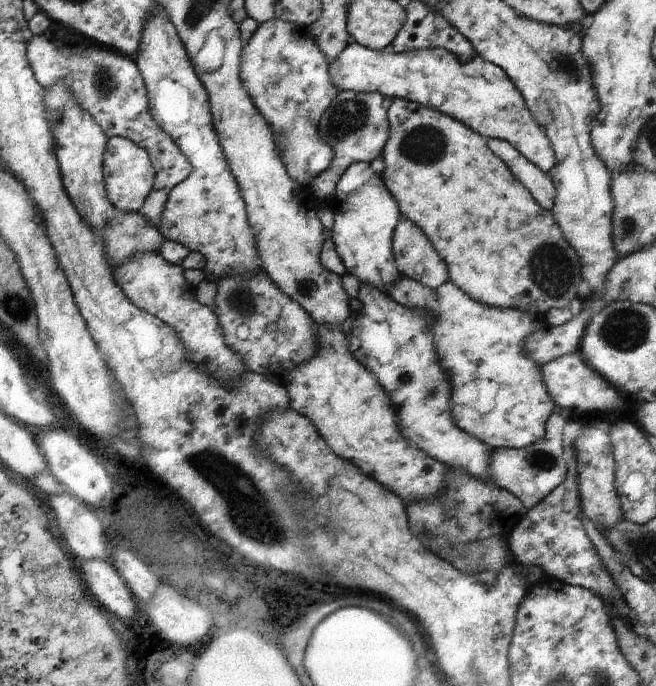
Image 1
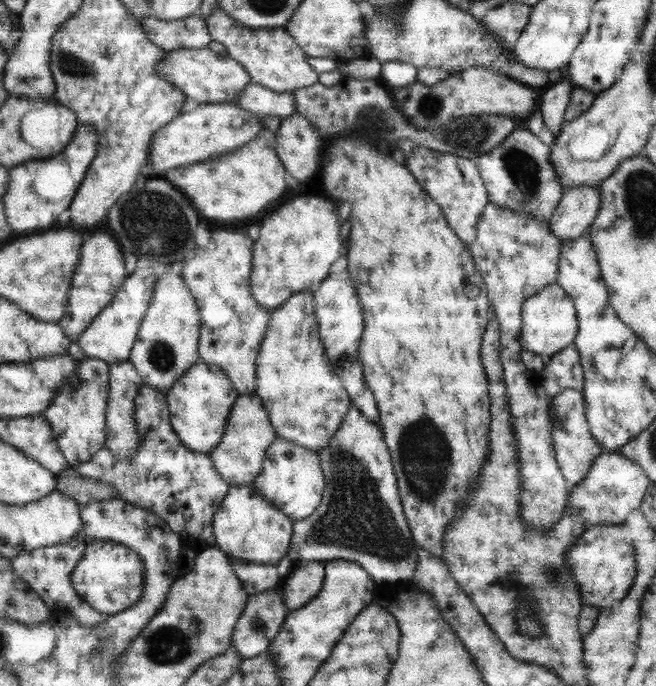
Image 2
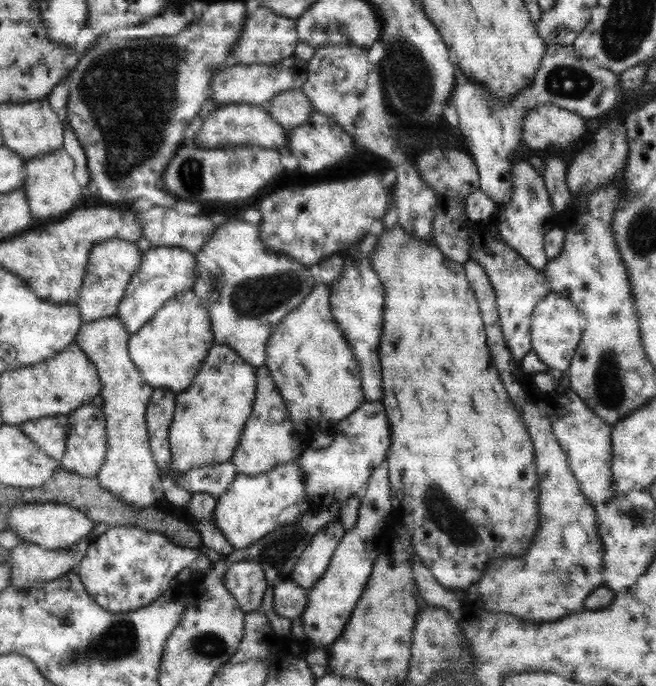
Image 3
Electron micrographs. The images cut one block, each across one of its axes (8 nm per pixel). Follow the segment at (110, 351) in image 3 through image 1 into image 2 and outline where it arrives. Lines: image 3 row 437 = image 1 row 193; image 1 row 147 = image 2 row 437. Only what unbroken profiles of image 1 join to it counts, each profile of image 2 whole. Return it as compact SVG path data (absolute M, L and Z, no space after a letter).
M126 361L109 365L108 371L104 444L111 451L111 455L115 455L117 459L123 457L129 459L131 453L135 451L137 443L139 443L139 432L135 430L135 420L133 420L133 399L135 399L135 395L137 395L139 387L142 385L142 380L133 369L133 366Z

